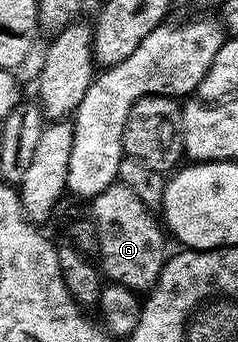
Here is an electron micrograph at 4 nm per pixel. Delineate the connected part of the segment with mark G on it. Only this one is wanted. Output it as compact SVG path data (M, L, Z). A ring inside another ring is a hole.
M118 183L101 191L101 195L94 197L90 205L89 213L99 236L97 257L103 260L101 269L106 280L127 285L136 291L150 290L152 284L159 278L165 260L165 252L163 253L165 233L156 214L147 209L141 203L141 199L137 199L137 195L129 191L129 187Z

